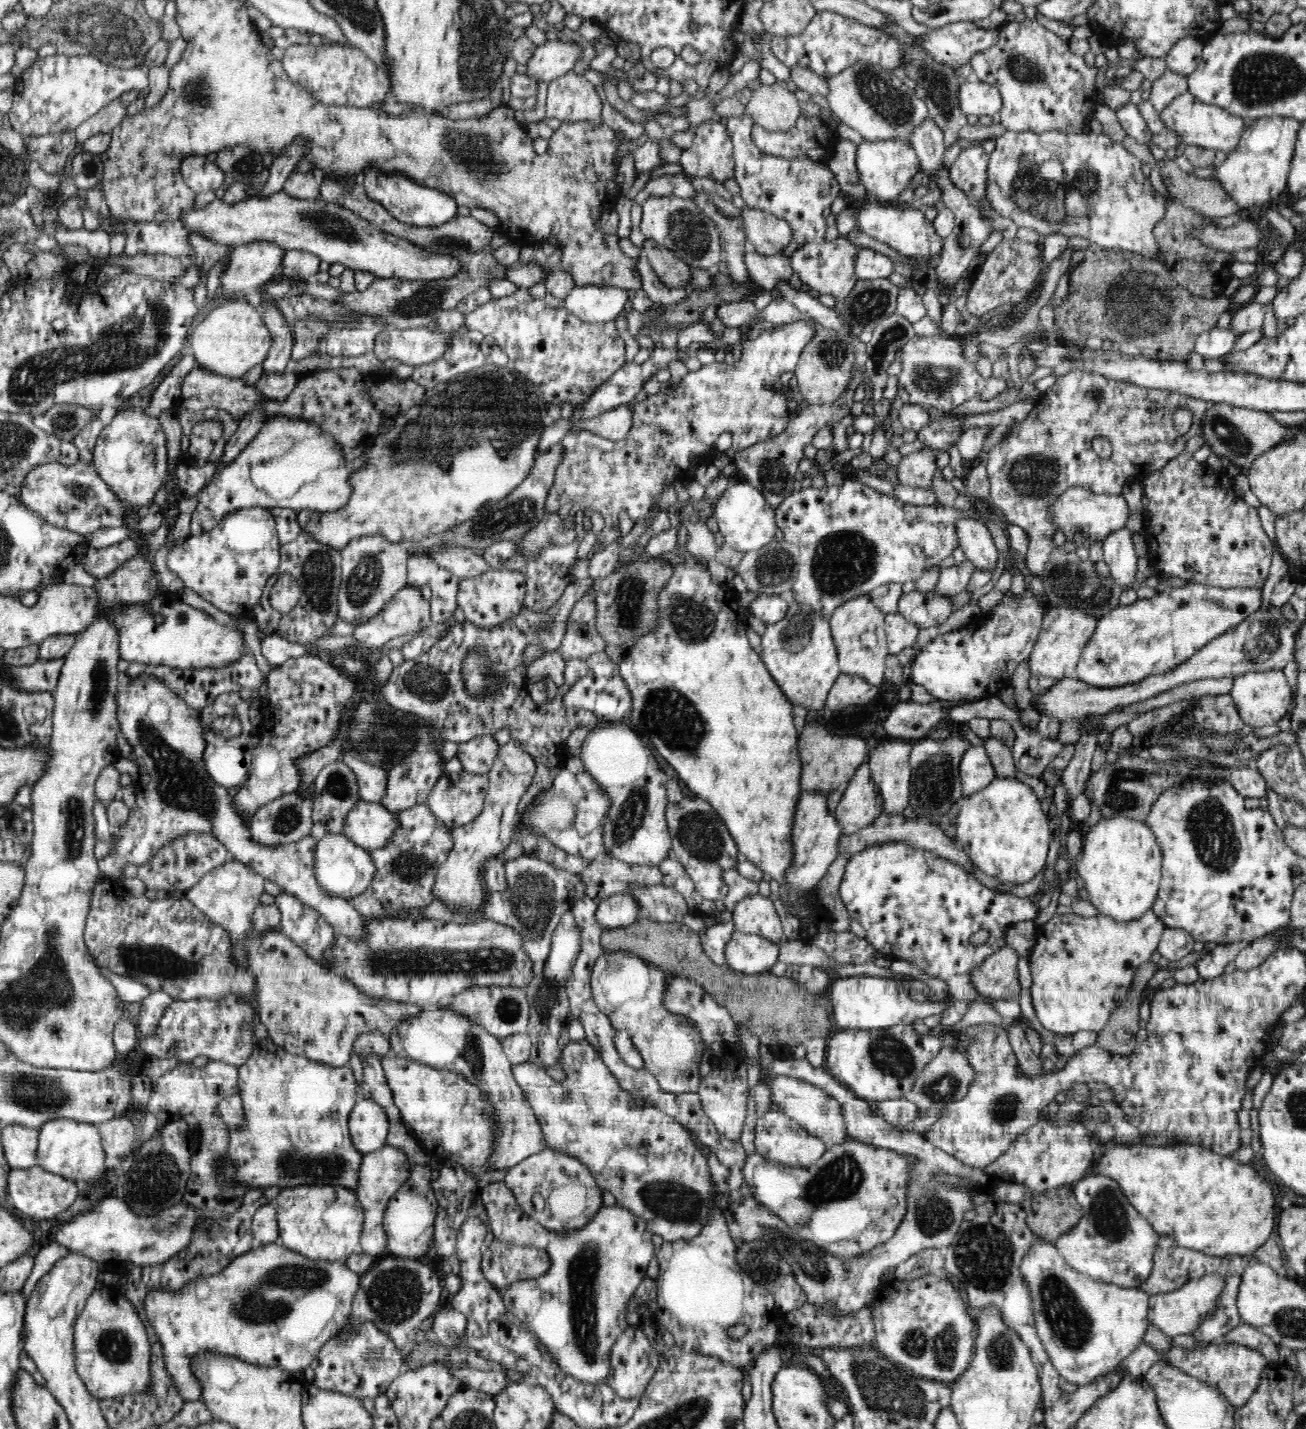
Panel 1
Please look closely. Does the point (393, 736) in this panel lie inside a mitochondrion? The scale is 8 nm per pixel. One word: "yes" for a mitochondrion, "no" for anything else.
yes

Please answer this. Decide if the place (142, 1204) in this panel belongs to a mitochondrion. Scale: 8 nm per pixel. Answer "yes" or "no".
yes

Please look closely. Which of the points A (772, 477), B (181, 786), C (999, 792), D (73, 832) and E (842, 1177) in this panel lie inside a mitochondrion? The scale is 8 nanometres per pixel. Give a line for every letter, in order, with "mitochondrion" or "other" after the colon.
A: mitochondrion
B: mitochondrion
C: other
D: mitochondrion
E: mitochondrion

